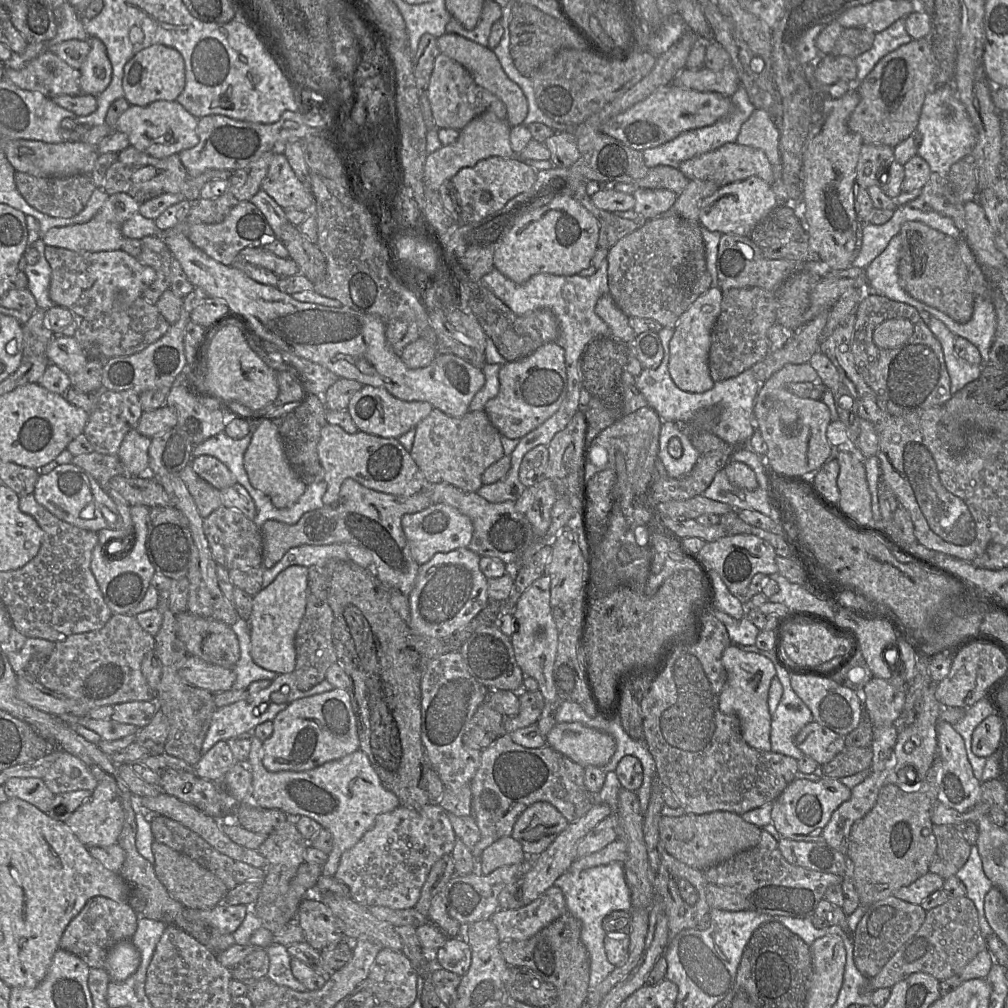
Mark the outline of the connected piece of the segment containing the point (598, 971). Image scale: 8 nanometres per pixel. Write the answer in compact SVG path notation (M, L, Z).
M613 862L574 872L567 870L554 883L565 897L567 912L581 924L581 941L590 957L589 991L597 987L616 966L611 964L604 948L607 933L603 929L604 918L613 911L631 911L631 890L625 877L625 868L621 863Z

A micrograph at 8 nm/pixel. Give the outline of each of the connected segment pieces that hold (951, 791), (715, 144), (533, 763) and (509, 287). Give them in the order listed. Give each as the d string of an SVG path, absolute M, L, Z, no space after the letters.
M938 721L936 724L936 732L938 756L942 766L937 801L946 807L958 811L965 811L980 801L981 782L976 779L973 774L963 738L955 731L953 725L945 721Z
M742 85L730 96L730 99L733 108L731 113L725 118L710 126L685 131L662 145L643 150L642 154L645 165L647 167L665 165L678 168L680 163L686 160L713 151L726 143L736 142L741 126L750 117L755 108L751 104L748 94Z
M505 732L488 748L482 750L478 770L470 782L472 791L472 815L480 831L480 840L472 849L478 861L483 851L498 839L510 836L518 816L530 805L546 801L555 806L569 823L583 817L595 803L584 784L585 768L546 744L541 748L526 748L513 742L511 734Z
M604 259L595 273L587 277L579 274L559 276L539 273L530 277L526 282L517 284L494 268L481 278L481 283L517 316L543 308L552 311L559 323L560 334L556 343L564 350L567 377L567 392L558 410L540 426L519 439L518 445L510 455L511 467L507 475L498 482L482 485L477 491L488 502L516 502L526 488L519 480L519 467L524 455L538 445L547 446L555 434L563 430L576 412L580 410L579 400L582 389L580 376L581 354L586 345L595 337L611 335L608 325L595 313L595 305L598 299L609 294L607 270L608 262Z

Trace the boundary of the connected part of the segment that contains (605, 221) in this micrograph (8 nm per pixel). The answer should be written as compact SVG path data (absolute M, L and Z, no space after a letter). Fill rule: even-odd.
M582 182L573 197L590 212L599 223L598 247L609 250L621 238L638 229L634 220L624 219L613 212L597 208L586 192L586 182Z

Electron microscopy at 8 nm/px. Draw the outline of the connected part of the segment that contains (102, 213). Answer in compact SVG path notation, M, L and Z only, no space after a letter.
M126 193L110 195L97 214L88 222L49 229L41 238L47 246L65 248L75 252L101 252L122 250L122 224L138 212L140 203Z

